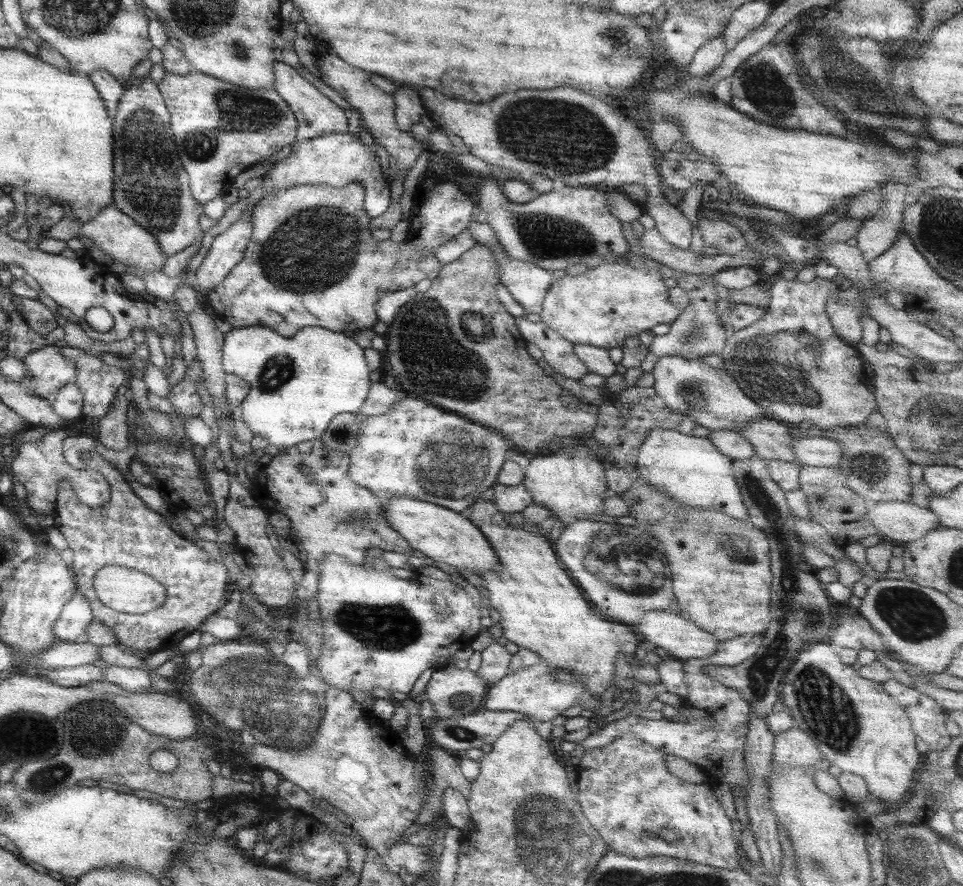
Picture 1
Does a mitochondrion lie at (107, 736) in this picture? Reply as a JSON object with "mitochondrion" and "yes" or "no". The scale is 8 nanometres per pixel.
{"mitochondrion":"yes"}

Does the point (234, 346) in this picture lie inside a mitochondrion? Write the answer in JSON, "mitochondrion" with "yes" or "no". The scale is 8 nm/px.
{"mitochondrion":"no"}

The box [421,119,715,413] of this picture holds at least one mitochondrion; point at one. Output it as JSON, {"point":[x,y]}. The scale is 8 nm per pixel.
{"point":[545,236]}

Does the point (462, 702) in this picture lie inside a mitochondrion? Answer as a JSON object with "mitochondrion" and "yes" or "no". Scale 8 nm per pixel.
{"mitochondrion":"yes"}

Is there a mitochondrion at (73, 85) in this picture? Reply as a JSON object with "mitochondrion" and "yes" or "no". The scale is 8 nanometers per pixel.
{"mitochondrion":"no"}

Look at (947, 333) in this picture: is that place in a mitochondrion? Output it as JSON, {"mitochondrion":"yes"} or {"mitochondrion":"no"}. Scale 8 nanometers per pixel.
{"mitochondrion":"no"}

